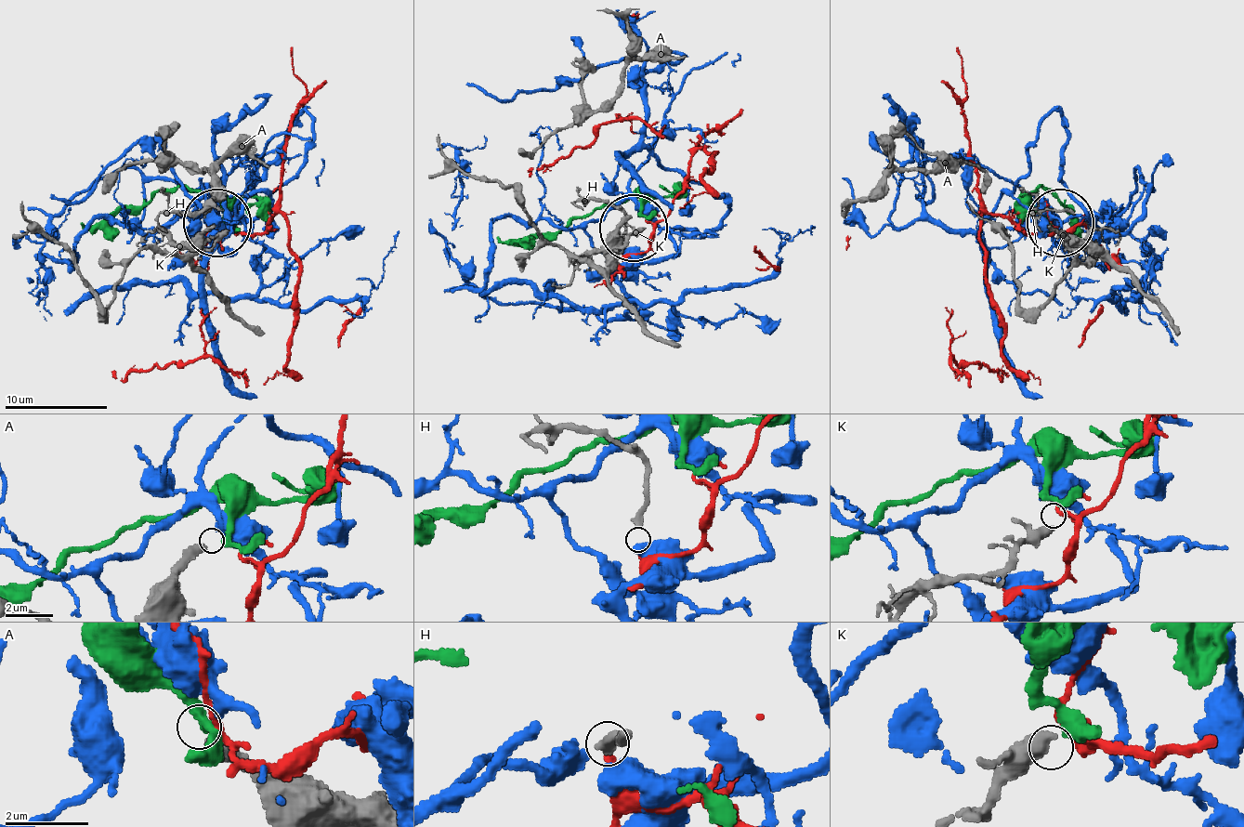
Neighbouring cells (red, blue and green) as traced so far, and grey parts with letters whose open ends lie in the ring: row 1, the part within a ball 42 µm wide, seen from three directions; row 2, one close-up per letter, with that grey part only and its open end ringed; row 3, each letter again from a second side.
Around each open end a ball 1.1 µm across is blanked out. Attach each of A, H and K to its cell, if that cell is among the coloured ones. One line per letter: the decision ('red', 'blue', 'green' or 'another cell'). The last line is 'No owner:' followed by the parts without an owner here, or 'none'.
A: green
H: another cell
K: another cell
No owner: H, K

